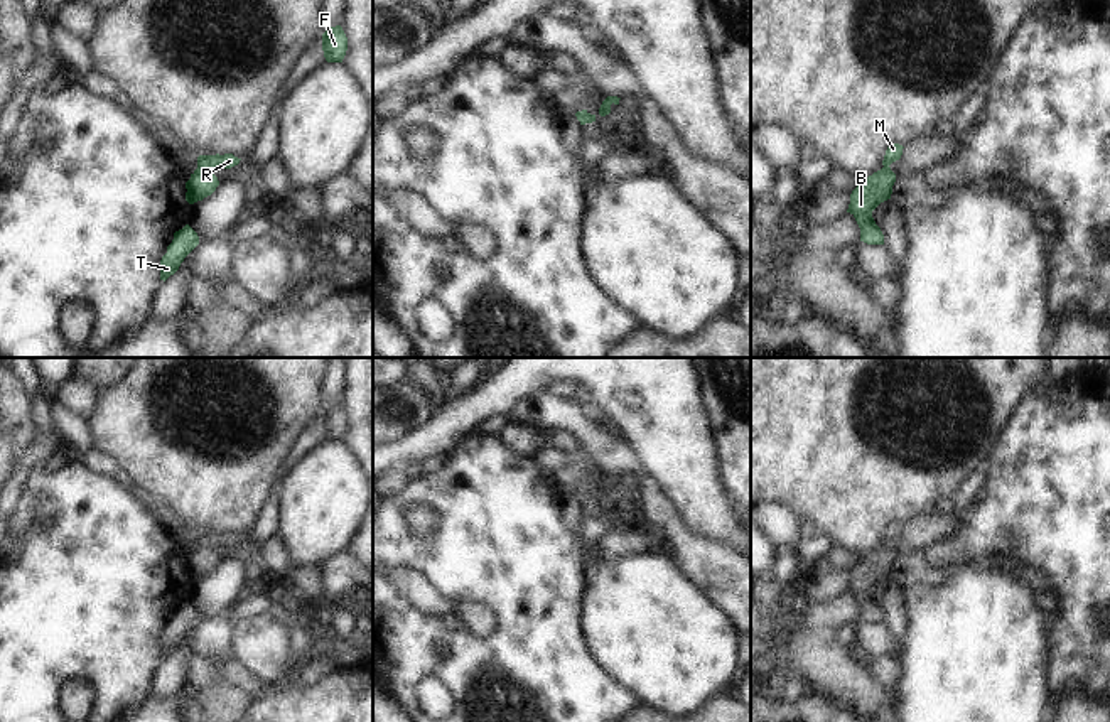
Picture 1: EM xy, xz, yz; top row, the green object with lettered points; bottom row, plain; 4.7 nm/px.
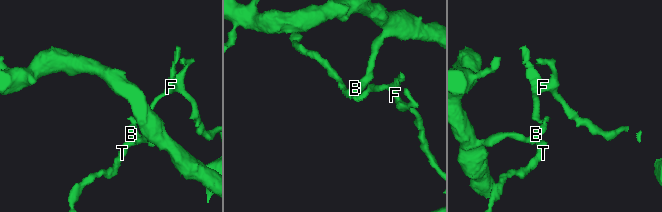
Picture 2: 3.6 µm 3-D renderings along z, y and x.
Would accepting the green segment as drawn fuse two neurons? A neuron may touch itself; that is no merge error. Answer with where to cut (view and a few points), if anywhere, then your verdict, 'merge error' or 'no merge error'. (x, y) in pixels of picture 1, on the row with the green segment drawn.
cut in xy along (198, 166), (211, 169); merge error

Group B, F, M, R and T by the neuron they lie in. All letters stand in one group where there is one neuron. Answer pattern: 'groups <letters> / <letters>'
groups B T / F M R

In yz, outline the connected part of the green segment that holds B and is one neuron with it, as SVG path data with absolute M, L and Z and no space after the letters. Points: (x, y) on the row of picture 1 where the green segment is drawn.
M882 167L872 175L859 180L857 187L850 194L850 213L859 228L860 241L867 245L884 245L884 234L872 218L872 211L884 201L891 199L896 174L891 167Z

